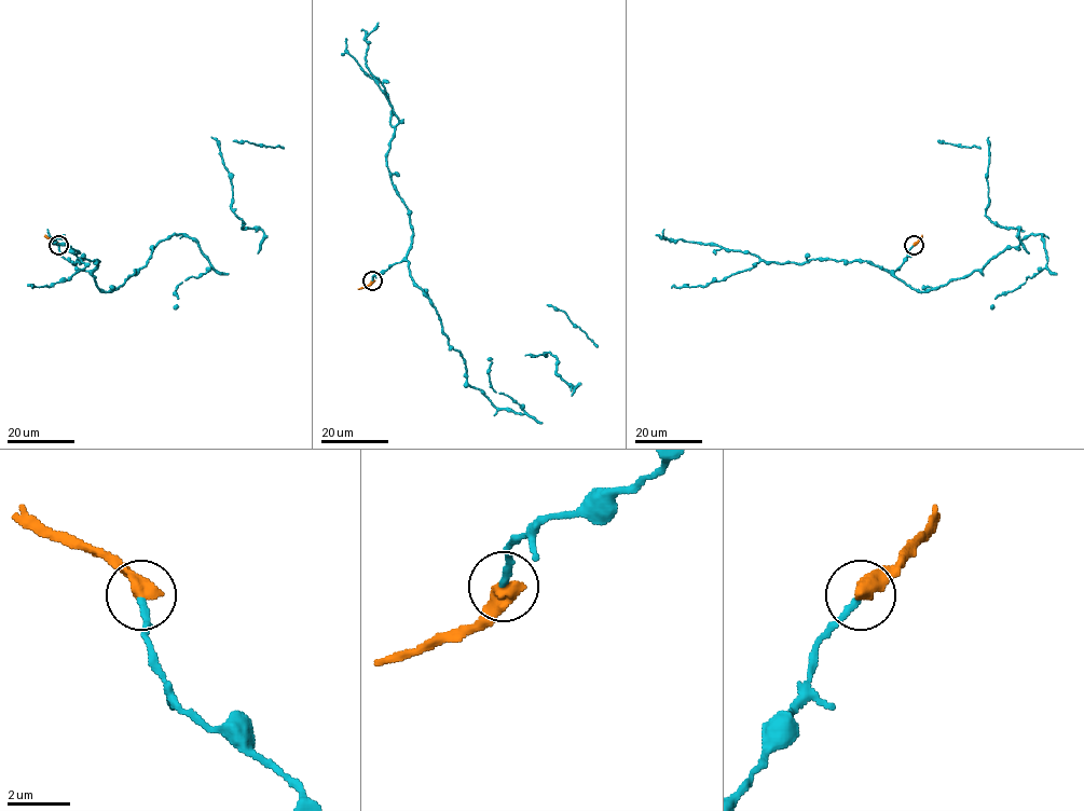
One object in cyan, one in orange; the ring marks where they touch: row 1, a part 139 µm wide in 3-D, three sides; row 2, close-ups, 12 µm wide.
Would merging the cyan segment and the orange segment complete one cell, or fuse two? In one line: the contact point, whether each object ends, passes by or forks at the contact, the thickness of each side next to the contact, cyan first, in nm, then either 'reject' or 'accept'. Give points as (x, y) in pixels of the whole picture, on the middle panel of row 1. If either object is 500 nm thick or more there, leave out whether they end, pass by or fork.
(372, 280) | 200/550 nm | reject

